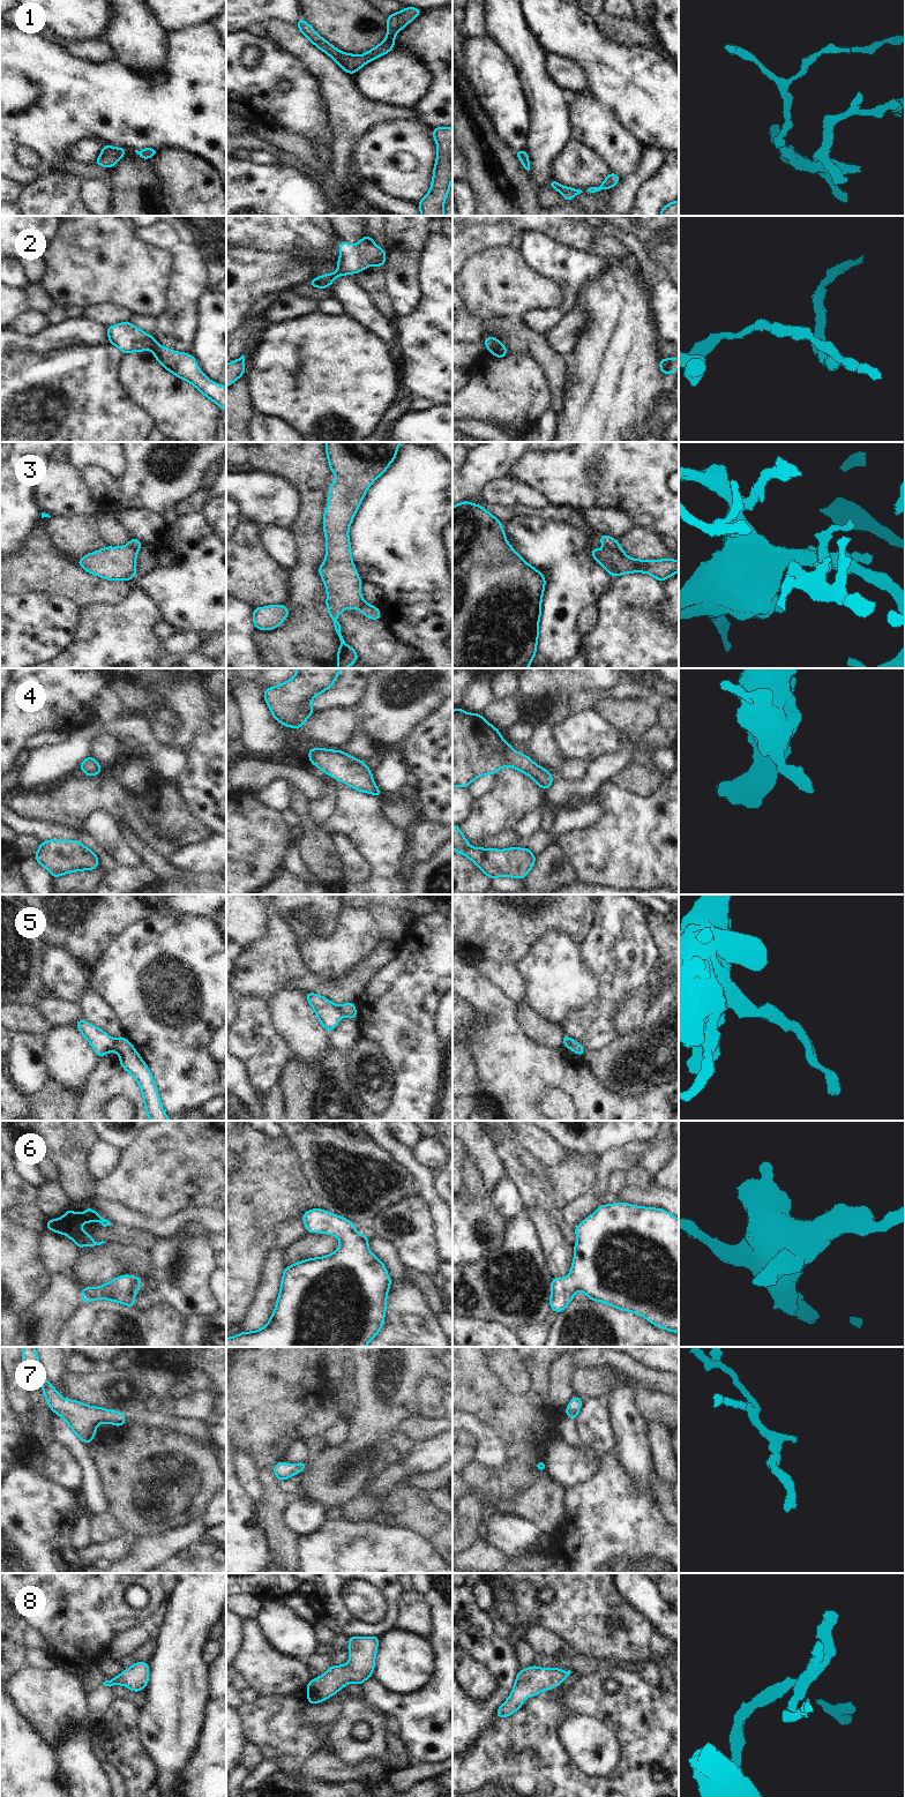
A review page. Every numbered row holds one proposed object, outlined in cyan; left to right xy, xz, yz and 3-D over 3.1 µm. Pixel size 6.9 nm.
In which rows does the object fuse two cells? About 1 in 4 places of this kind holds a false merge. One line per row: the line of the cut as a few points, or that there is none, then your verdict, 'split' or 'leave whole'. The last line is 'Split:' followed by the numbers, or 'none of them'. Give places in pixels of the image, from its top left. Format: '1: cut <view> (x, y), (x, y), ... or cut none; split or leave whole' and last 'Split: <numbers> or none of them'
1: cut none; leave whole
2: cut yz (499, 342), (491, 351); split
3: cut yz (606, 546), (626, 556); split
4: cut none; leave whole
5: cut xy (112, 1039), (114, 1049); split
6: cut none; leave whole
7: cut none; leave whole
8: cut none; leave whole
Split: 2, 3, 5

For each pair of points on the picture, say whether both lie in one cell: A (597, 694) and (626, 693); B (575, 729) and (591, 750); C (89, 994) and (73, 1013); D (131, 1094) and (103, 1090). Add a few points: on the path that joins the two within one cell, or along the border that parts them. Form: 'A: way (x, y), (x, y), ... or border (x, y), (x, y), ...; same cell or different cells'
A: border (607, 690), (611, 697); different cells
B: way (580, 734), (588, 742), (588, 746); same cell
C: border (75, 1003), (81, 1009), (81, 1017); different cells
D: way (124, 1090), (110, 1090); same cell

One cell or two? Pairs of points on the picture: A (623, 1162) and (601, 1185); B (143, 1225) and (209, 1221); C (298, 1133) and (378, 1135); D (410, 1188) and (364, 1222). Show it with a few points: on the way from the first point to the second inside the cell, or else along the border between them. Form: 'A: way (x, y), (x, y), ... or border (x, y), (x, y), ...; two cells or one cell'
A: way (615, 1162), (603, 1177); one cell
B: way (159, 1225), (170, 1225), (181, 1215), (193, 1215); one cell
C: border (366, 1132), (376, 1145), (388, 1153); two cells
D: way (397, 1188), (388, 1192), (371, 1210); one cell

